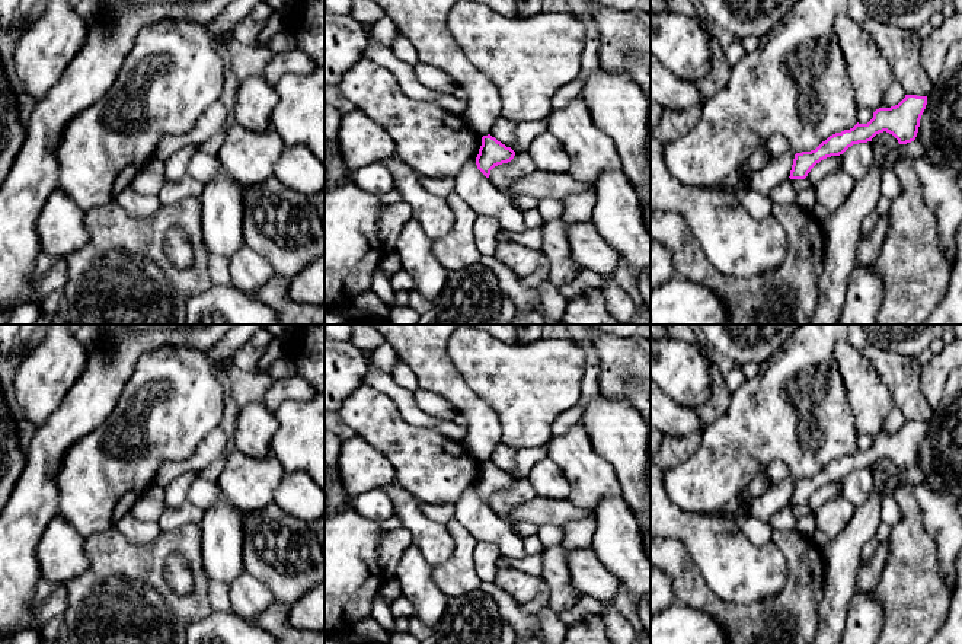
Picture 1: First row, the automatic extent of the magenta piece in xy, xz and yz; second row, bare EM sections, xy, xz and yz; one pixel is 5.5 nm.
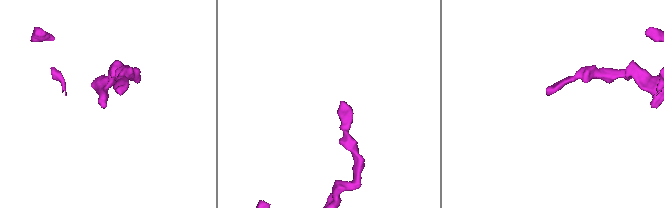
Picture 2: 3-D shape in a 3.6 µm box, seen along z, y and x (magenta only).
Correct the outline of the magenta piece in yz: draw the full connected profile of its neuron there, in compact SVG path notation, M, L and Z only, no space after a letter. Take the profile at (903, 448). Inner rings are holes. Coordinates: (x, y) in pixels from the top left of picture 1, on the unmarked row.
M905 421L898 431L876 436L867 450L857 449L850 456L830 462L815 476L796 479L789 504L805 506L821 487L840 482L853 471L872 468L883 458L892 460L899 471L914 468L926 431L927 423Z

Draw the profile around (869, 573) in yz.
M889 542L878 543L875 555L859 568L856 593L873 592L889 555Z

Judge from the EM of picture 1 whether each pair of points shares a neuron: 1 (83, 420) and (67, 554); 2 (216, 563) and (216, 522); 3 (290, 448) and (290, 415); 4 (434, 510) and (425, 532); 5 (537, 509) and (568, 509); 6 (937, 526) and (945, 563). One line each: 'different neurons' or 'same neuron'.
1: different neurons
2: same neuron
3: same neuron
4: different neurons
5: same neuron
6: same neuron

